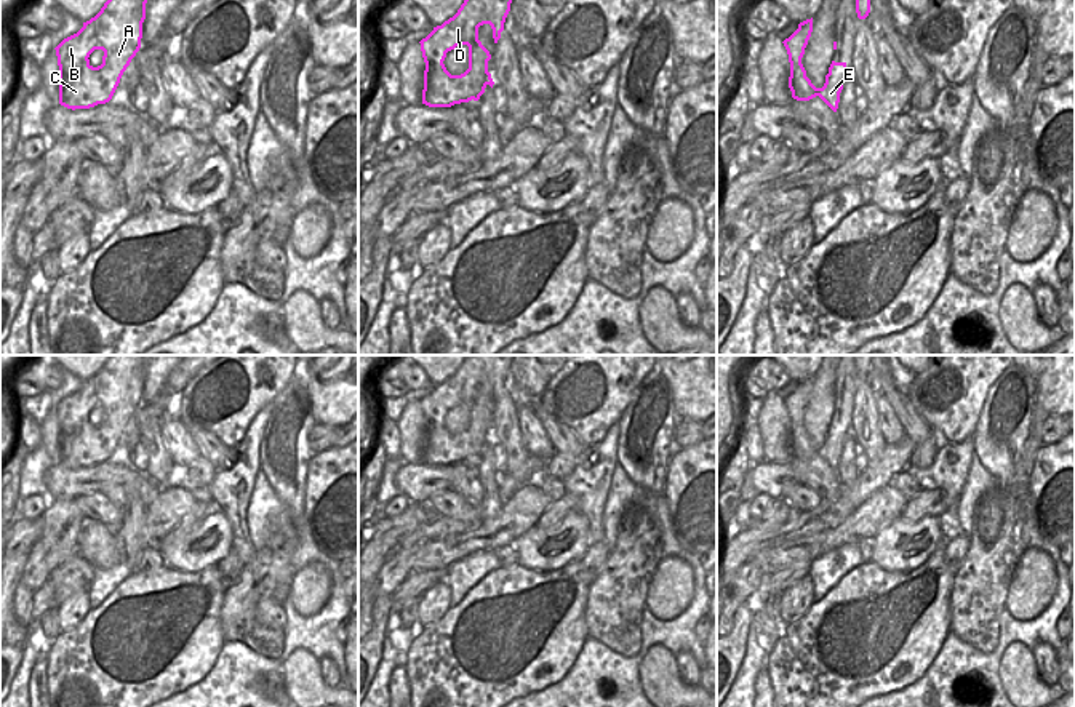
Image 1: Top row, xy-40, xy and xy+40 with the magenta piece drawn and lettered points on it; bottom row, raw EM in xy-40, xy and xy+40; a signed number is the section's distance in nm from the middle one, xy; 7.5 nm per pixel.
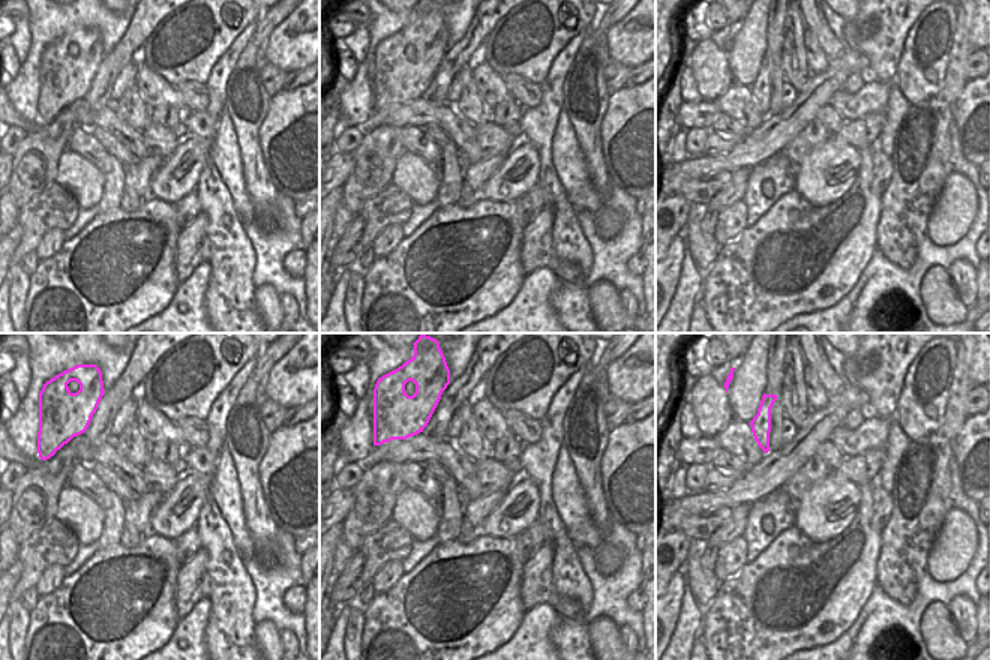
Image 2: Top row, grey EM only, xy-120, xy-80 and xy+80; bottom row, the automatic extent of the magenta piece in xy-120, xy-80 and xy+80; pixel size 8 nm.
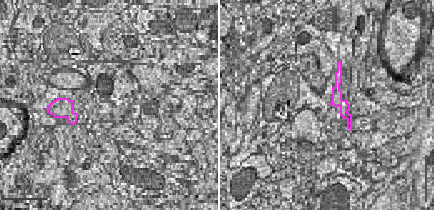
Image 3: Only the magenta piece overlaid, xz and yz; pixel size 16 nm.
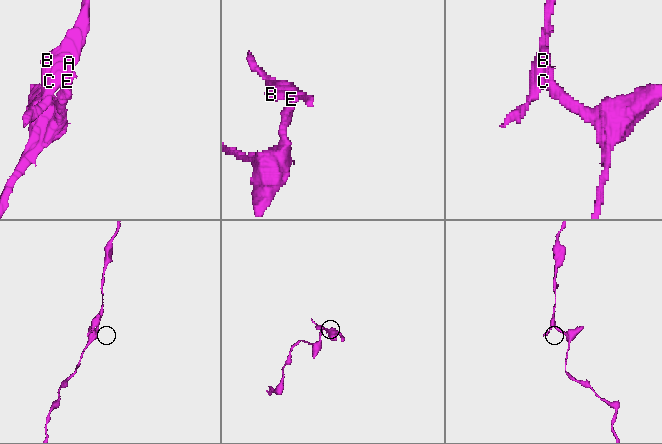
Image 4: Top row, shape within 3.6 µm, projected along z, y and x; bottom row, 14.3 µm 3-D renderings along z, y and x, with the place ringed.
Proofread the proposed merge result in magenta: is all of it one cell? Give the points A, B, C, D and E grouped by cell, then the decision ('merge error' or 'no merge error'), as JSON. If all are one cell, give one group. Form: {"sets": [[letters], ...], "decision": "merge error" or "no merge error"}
{"sets": [["A", "B", "C", "D"], ["E"]], "decision": "merge error"}

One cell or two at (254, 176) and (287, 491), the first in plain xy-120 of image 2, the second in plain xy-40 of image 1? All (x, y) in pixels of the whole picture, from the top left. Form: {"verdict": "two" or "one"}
{"verdict": "one"}

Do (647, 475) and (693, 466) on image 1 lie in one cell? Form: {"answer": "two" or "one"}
{"answer": "two"}

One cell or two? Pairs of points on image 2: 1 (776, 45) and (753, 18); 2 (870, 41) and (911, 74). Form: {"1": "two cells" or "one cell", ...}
{"1": "two cells", "2": "two cells"}

